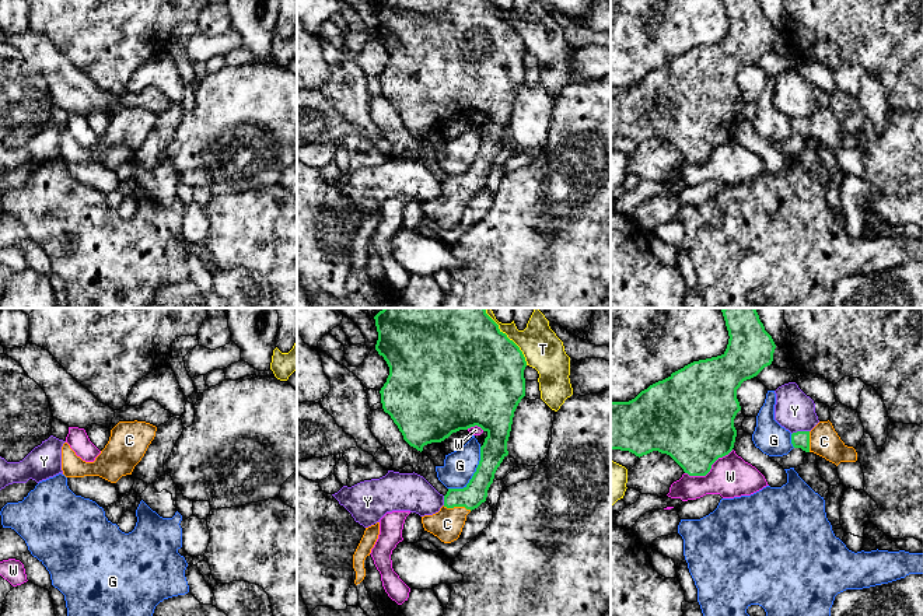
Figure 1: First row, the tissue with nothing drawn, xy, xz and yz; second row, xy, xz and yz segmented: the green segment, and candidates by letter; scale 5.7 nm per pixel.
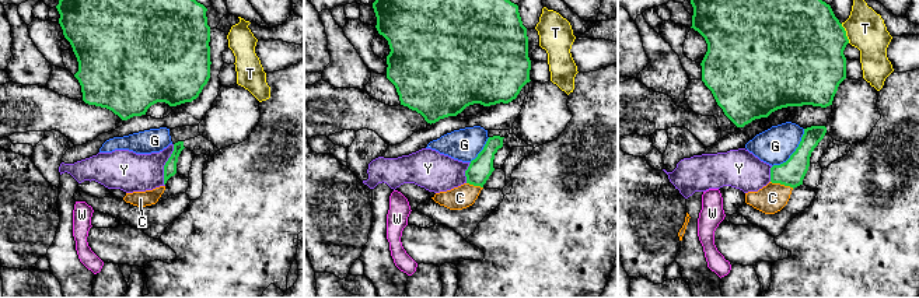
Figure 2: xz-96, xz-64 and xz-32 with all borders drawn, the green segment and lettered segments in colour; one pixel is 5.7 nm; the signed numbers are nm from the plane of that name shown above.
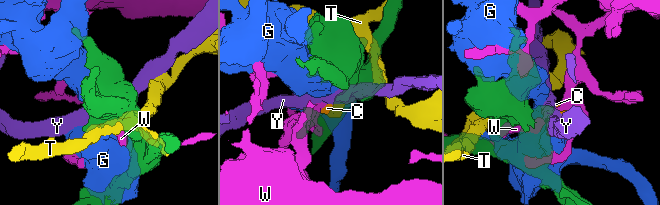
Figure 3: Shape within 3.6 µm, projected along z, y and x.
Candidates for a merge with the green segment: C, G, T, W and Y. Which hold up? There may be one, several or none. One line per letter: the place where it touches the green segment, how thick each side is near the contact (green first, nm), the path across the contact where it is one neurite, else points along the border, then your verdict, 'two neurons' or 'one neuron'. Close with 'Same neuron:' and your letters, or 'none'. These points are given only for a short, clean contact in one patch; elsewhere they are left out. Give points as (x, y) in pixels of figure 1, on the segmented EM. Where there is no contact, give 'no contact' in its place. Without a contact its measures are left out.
C: contact xz (457, 506); calibres 140 and 180 nm; way xz (475, 493), (457, 506), (447, 524); one neuron
G: contact xz (474, 475); calibres 140 and 180 nm; two neurons
T: contact xz (506, 336); calibres 500 and 220 nm; two neurons
W: contact yz (710, 468); calibres 440 and 240 nm; two neurons
Y: contact yz (800, 431); calibres 100 and 220 nm; border yz (808, 430), (797, 430), (792, 434); two neurons
Same neuron: C

